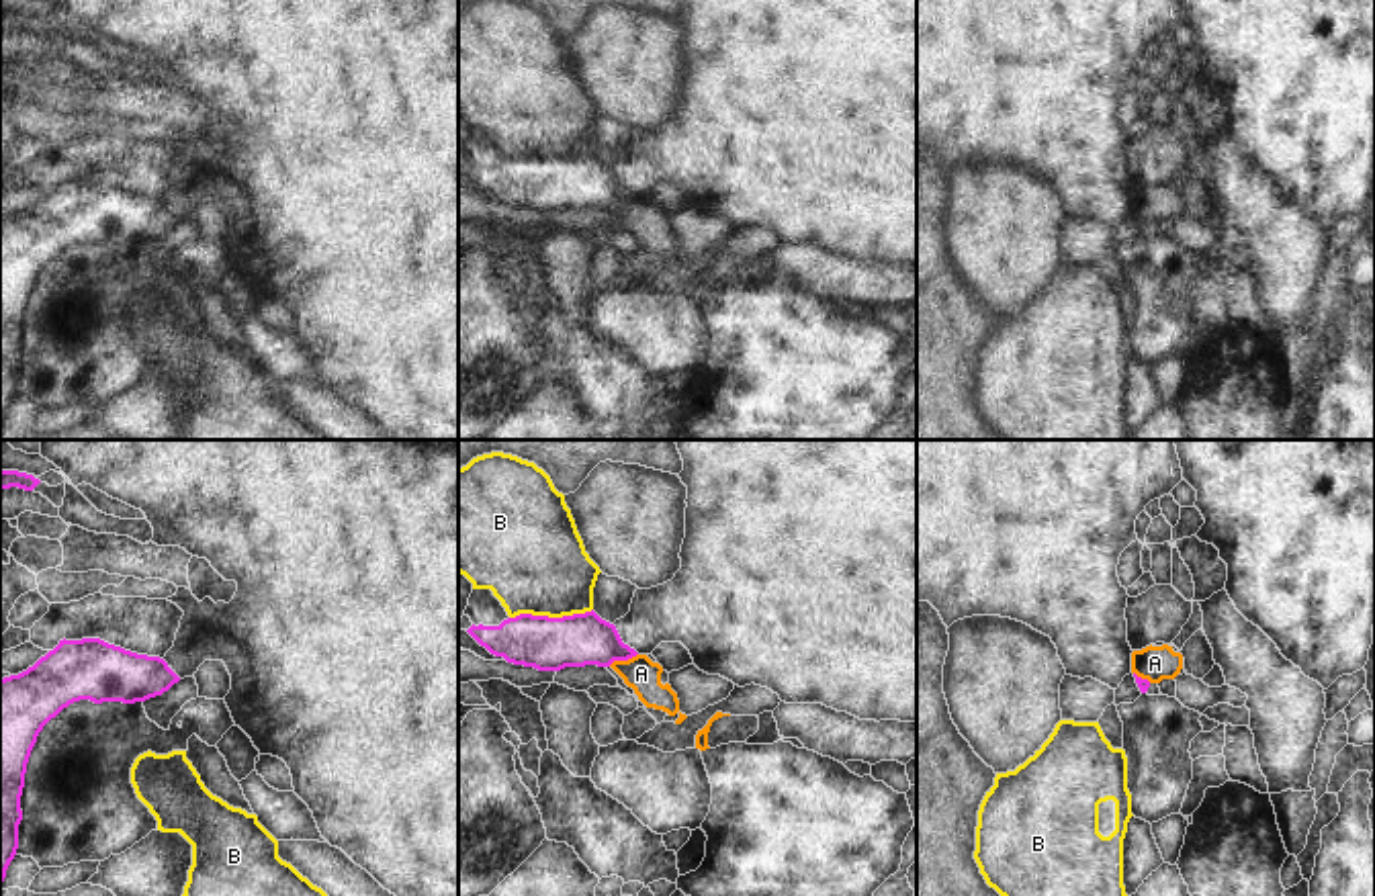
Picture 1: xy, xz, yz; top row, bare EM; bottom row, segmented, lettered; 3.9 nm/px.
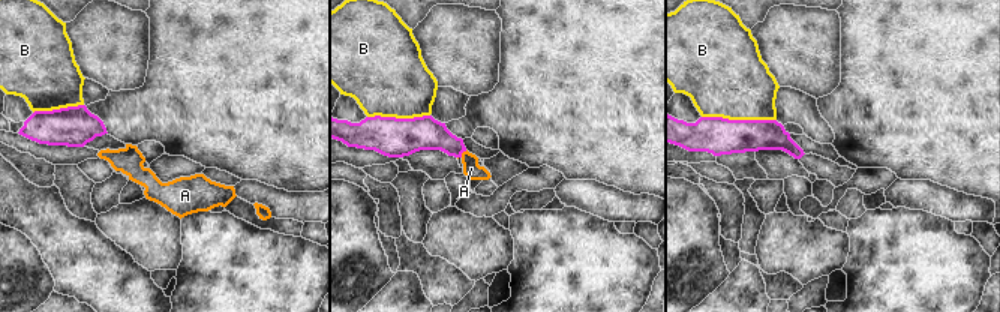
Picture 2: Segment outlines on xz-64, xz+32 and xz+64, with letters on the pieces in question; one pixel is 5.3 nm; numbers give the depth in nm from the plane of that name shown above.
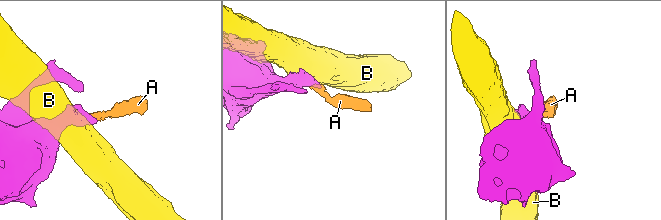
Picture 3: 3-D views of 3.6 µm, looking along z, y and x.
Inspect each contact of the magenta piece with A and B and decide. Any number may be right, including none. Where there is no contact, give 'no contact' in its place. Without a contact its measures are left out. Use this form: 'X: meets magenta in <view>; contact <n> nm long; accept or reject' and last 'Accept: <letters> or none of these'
A: meets magenta in xz; contact 130 nm long; reject
B: meets magenta in xz; contact 340 nm long; reject
Accept: none of these

